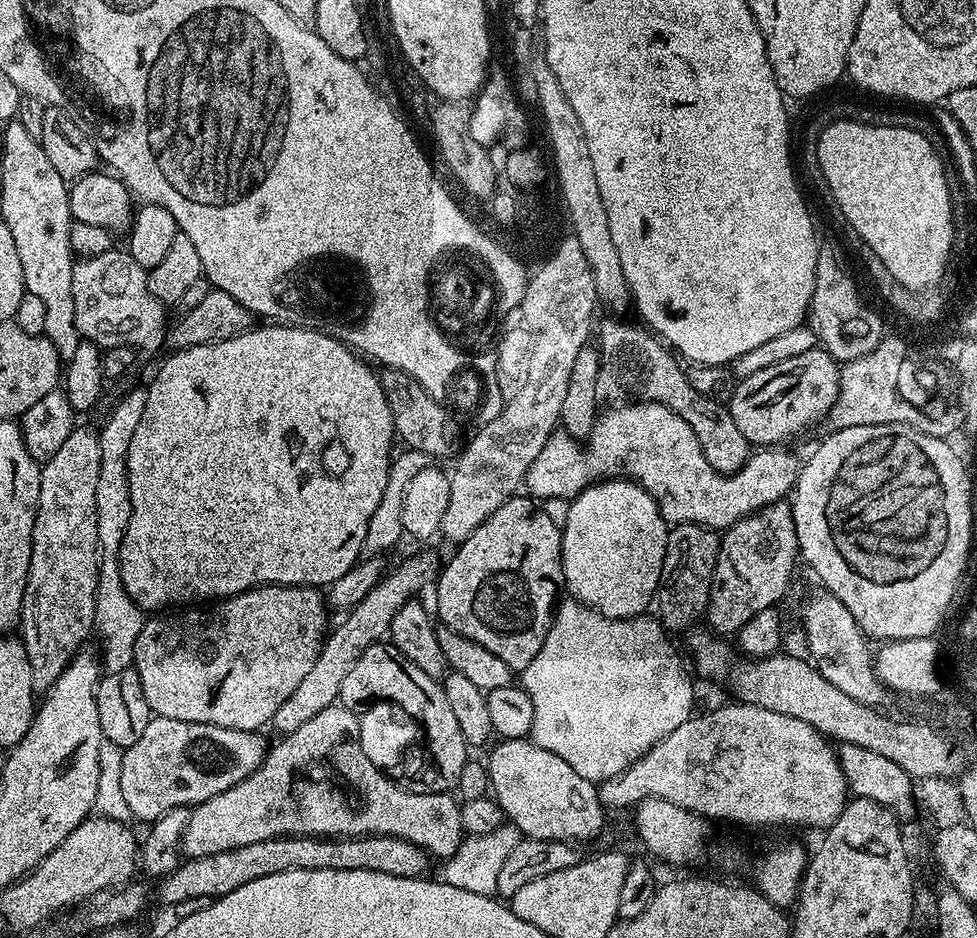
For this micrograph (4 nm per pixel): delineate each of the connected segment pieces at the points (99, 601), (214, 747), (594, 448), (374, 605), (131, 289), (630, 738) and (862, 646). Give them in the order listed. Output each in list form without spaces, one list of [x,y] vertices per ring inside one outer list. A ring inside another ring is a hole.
[[[147,387],[132,388],[112,408],[104,428],[99,429],[102,446],[102,466],[98,474],[98,486],[94,494],[96,513],[98,514],[98,542],[100,543],[100,573],[96,587],[94,602],[95,635],[100,635],[102,664],[108,672],[121,672],[133,667],[134,642],[138,642],[138,634],[142,634],[142,626],[146,619],[145,609],[140,608],[126,594],[126,586],[122,586],[120,573],[120,547],[126,534],[126,526],[130,526],[130,482],[128,481],[128,451],[130,438],[134,438],[134,429],[142,419],[142,410],[146,410]]]
[[[153,715],[134,746],[123,749],[120,760],[120,796],[143,822],[158,819],[166,810],[195,806],[222,790],[230,790],[260,768],[266,755],[260,732],[226,730],[222,726],[178,722]]]
[[[624,402],[619,406],[612,406],[609,412],[601,411],[596,418],[596,424],[592,427],[592,432],[588,435],[585,444],[579,440],[575,440],[567,434],[554,434],[546,442],[546,446],[542,446],[542,454],[538,454],[538,458],[534,458],[534,462],[530,466],[530,470],[524,475],[524,484],[529,497],[535,498],[537,501],[544,500],[564,500],[571,501],[572,497],[577,496],[584,488],[588,488],[591,484],[597,483],[605,478],[624,478],[635,480],[637,484],[641,484],[651,496],[656,500],[658,510],[662,514],[662,518],[670,526],[677,524],[700,524],[703,528],[711,528],[713,530],[723,530],[732,528],[734,522],[738,522],[742,518],[746,518],[755,512],[761,512],[766,506],[781,503],[791,493],[796,486],[796,479],[800,473],[801,461],[796,460],[796,456],[792,452],[787,452],[784,446],[764,446],[759,450],[753,451],[749,455],[748,461],[742,466],[742,470],[738,470],[732,476],[724,476],[718,470],[714,470],[714,466],[710,466],[710,462],[706,462],[706,454],[702,454],[702,446],[698,446],[698,438],[694,434],[694,430],[690,430],[690,426],[686,426],[686,422],[682,422],[682,418],[678,418],[678,414],[674,414],[674,410],[670,410],[661,404],[649,404],[647,402]]]
[[[412,556],[409,560],[402,561],[392,574],[390,572],[381,578],[374,590],[370,590],[370,594],[366,594],[366,598],[362,598],[362,602],[358,602],[356,607],[345,615],[348,617],[325,635],[324,645],[320,647],[320,653],[310,669],[310,674],[306,674],[306,678],[302,678],[294,694],[290,694],[290,698],[286,698],[282,706],[278,706],[278,714],[274,714],[271,727],[277,728],[280,734],[293,732],[298,730],[298,726],[302,726],[302,722],[310,722],[314,714],[322,714],[322,710],[337,703],[342,682],[346,682],[346,674],[354,670],[354,662],[358,662],[358,658],[362,658],[362,654],[366,654],[370,646],[381,643],[388,636],[390,626],[394,622],[394,614],[398,614],[398,610],[402,610],[402,606],[408,600],[419,597],[419,592],[428,583],[429,587],[437,576],[438,563],[436,564],[434,557]]]
[[[109,250],[97,256],[88,254],[73,263],[74,322],[81,337],[101,350],[131,347],[135,350],[145,348],[148,352],[156,352],[164,344],[165,305],[161,304],[158,298],[154,298],[154,294],[150,294],[148,272],[142,266],[138,266],[138,262],[134,262],[127,250],[116,251]]]
[[[568,598],[568,601],[563,604],[564,601],[555,609],[552,625],[542,642],[542,650],[538,654],[534,654],[534,662],[530,662],[530,666],[522,669],[518,676],[519,683],[530,694],[530,702],[534,702],[534,726],[530,739],[538,746],[542,746],[542,750],[550,750],[550,754],[558,754],[558,758],[562,758],[562,762],[568,763],[575,772],[582,774],[582,778],[593,782],[603,782],[612,776],[622,774],[622,770],[629,768],[638,758],[645,756],[654,745],[662,742],[662,738],[666,738],[666,734],[678,730],[678,726],[682,726],[682,722],[692,719],[694,715],[692,703],[696,700],[696,692],[692,689],[693,677],[690,672],[690,677],[688,677],[688,672],[684,669],[684,664],[680,661],[675,646],[668,641],[669,633],[659,619],[652,617],[651,620],[651,615],[641,614],[633,616],[631,620],[615,620],[609,616],[603,616],[593,608],[586,607],[575,598]]]
[[[819,590],[804,604],[804,640],[808,643],[807,655],[816,669],[838,690],[850,694],[854,702],[862,702],[874,709],[887,698],[889,691],[876,674],[874,648],[869,637],[858,626],[854,614],[846,610],[833,592]],[[869,644],[869,645],[868,645]],[[812,655],[812,656],[811,656]]]

